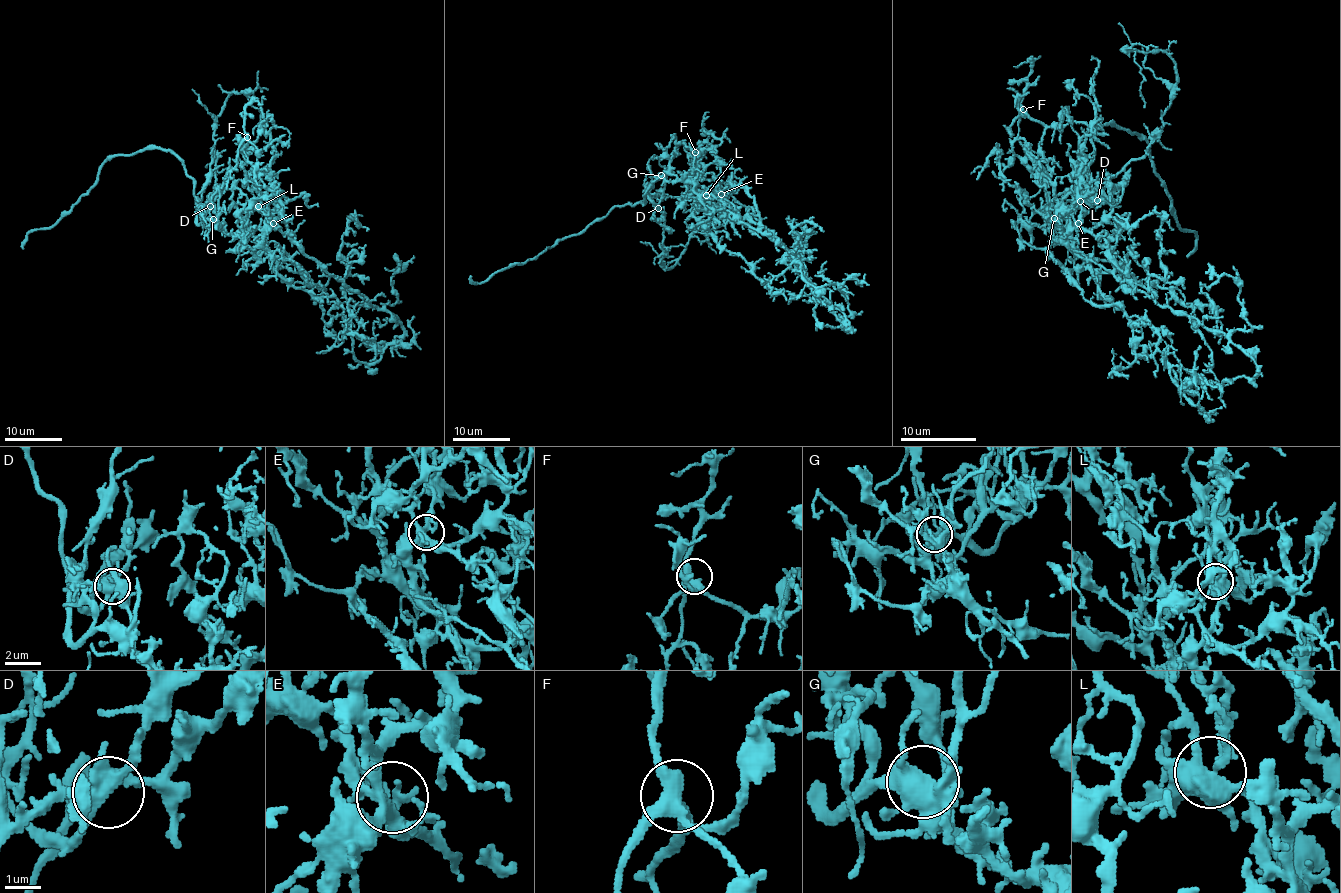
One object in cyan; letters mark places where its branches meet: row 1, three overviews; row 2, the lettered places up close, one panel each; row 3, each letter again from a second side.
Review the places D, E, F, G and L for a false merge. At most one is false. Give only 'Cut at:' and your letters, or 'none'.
Cut at: D

